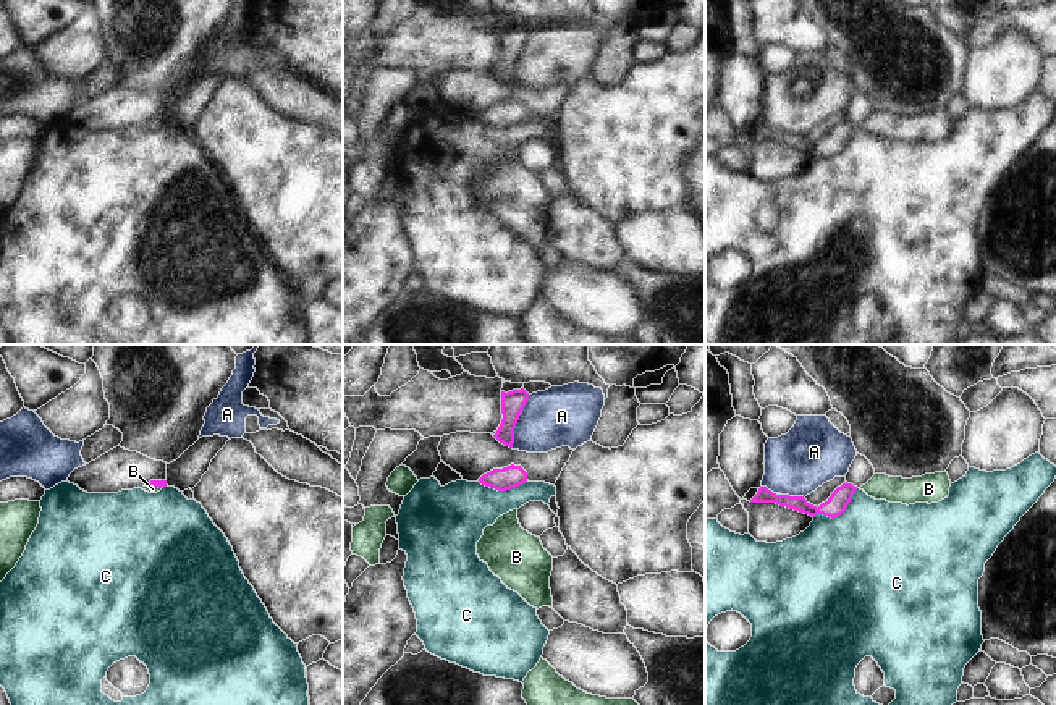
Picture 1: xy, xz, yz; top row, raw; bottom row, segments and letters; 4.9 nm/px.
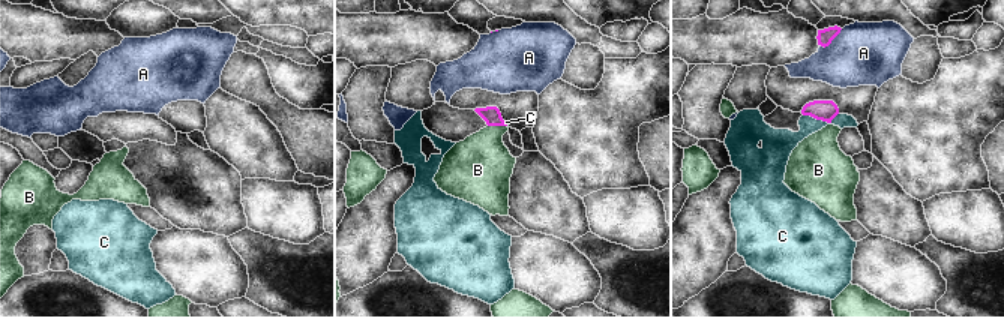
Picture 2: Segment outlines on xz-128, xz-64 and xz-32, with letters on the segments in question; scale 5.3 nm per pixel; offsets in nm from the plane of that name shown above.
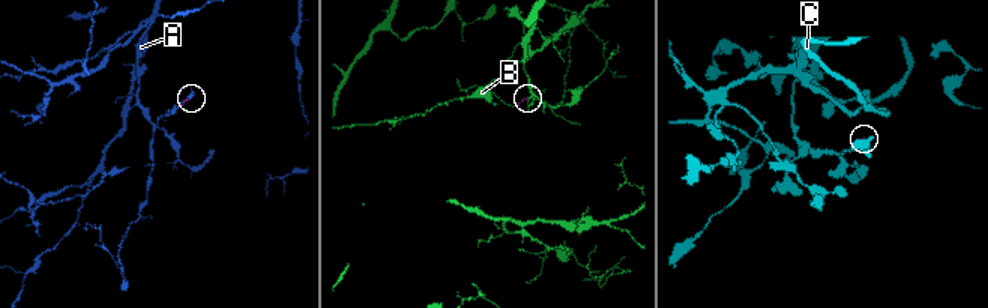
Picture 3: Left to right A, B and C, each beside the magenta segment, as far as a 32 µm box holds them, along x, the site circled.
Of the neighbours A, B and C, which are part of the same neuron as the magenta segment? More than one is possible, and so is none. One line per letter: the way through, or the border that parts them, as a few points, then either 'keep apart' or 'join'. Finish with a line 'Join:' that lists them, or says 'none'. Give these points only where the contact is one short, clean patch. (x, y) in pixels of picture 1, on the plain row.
A: keep apart
B: way xy (159, 122), (154, 123), (152, 126); join
C: keep apart
Join: B

